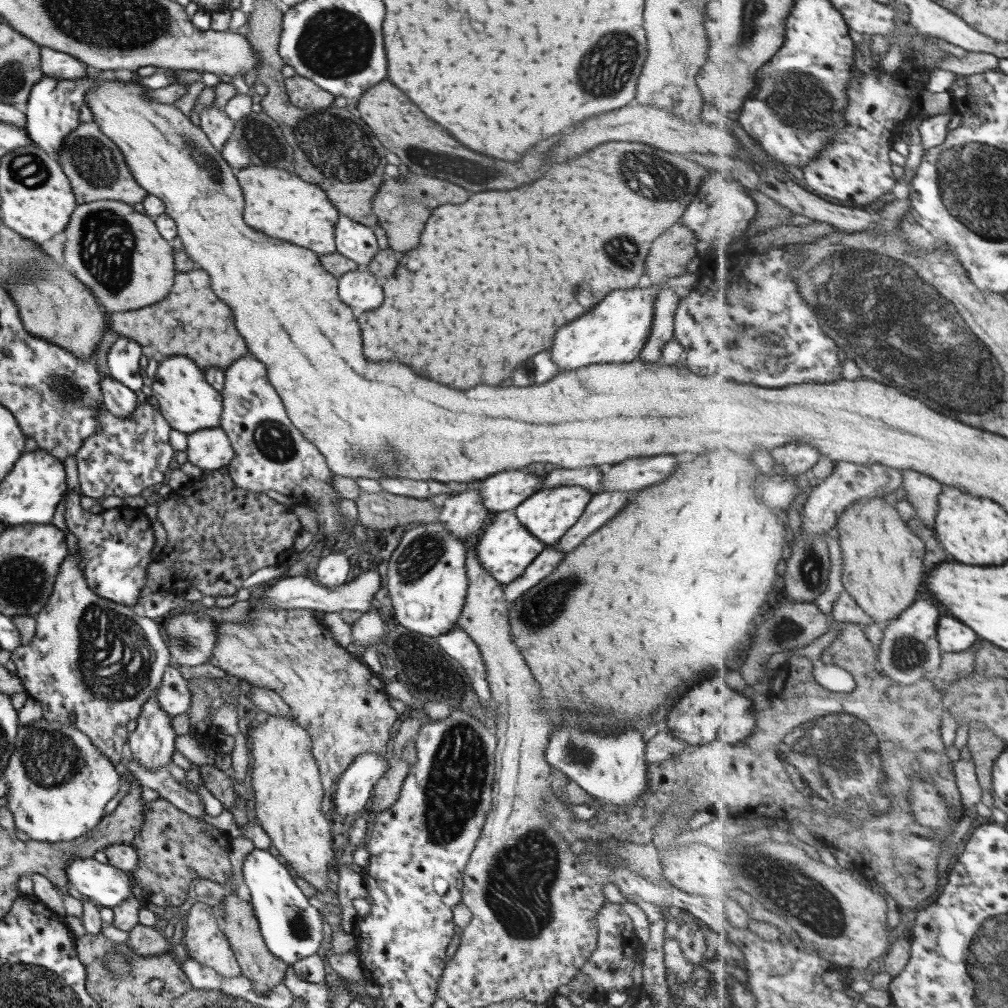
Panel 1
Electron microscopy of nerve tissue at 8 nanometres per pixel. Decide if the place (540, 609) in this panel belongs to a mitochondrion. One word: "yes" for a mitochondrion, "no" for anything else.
yes

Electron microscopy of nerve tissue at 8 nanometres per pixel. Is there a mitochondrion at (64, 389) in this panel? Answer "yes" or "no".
yes

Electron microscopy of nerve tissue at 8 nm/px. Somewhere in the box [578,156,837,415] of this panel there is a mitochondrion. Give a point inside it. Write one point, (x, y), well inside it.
(772, 345)

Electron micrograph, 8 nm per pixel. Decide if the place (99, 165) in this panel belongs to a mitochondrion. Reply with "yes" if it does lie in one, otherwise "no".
yes

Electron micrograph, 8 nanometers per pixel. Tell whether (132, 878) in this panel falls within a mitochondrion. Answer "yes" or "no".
no

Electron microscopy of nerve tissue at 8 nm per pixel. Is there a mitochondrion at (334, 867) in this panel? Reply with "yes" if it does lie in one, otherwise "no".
no

